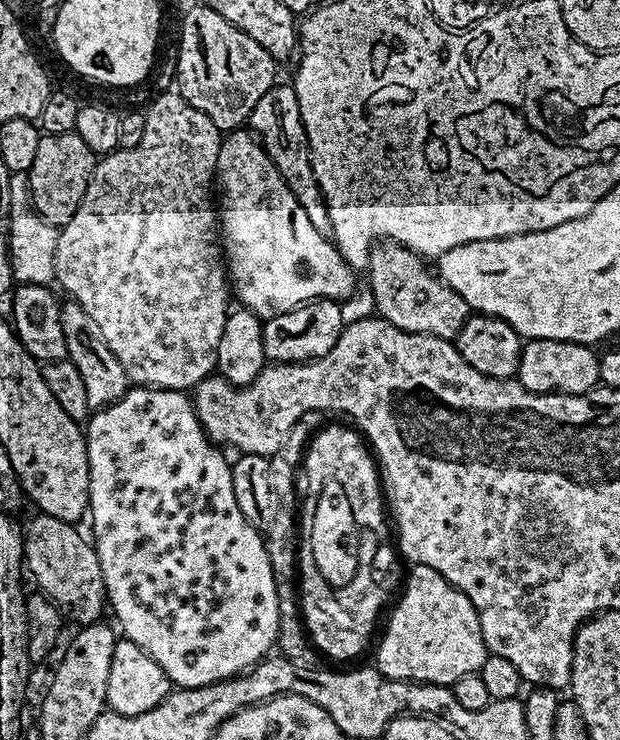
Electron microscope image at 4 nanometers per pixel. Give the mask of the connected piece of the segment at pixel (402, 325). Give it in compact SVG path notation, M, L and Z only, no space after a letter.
M380 242L368 254L368 284L376 303L379 319L398 326L403 332L433 336L455 341L464 329L470 309L462 294L446 286L435 271L424 269L425 261L419 252L412 252L401 244Z

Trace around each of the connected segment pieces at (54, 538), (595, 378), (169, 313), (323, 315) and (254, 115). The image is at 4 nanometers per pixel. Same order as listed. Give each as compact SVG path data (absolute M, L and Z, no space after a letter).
M36 514L36 517L23 529L24 564L29 573L32 571L32 576L36 579L37 586L40 587L37 589L49 600L53 600L56 607L66 613L69 621L77 620L77 625L83 626L97 623L103 617L100 615L103 614L104 608L106 612L106 593L102 566L96 557L96 549L89 543L86 536L86 541L84 541L84 536L78 529L76 524L67 524L65 520Z
M529 339L520 350L520 371L518 383L528 392L559 394L561 397L580 396L601 383L600 356L587 344L575 344L573 340L534 340Z
M172 90L165 96L160 96L153 102L149 108L146 108L146 130L142 130L142 142L138 142L138 146L133 148L120 148L117 151L109 152L103 157L104 160L95 165L92 169L92 177L88 183L86 194L82 198L82 202L78 206L78 210L69 218L67 224L59 229L60 237L58 238L58 246L56 247L56 280L66 291L69 292L71 299L80 304L82 310L86 310L90 318L98 324L101 330L101 336L105 342L109 344L110 350L113 351L115 358L122 364L125 374L133 385L143 386L146 388L175 388L177 390L192 390L196 385L201 384L203 380L207 380L213 375L216 366L216 355L218 354L218 342L222 342L222 330L226 326L226 318L230 311L228 305L228 296L230 300L230 281L226 271L226 257L222 251L222 236L218 231L218 208L214 203L214 181L216 180L216 163L218 162L218 154L220 153L220 142L222 139L221 129L209 118L202 110L198 110L191 102L185 100L179 91Z
M314 300L263 321L262 346L265 357L278 364L302 364L324 356L334 342L338 342L340 332L344 329L346 317L340 308L343 307L334 300Z
M291 83L273 84L270 90L266 90L266 94L262 94L262 98L258 98L258 102L254 102L254 110L248 115L246 124L256 139L260 141L265 154L294 194L294 198L298 198L298 202L306 210L306 218L314 222L314 230L325 234L331 233L330 214L324 205L318 182L314 178L314 166L308 149L306 126L302 122L302 110L298 106L295 87Z

